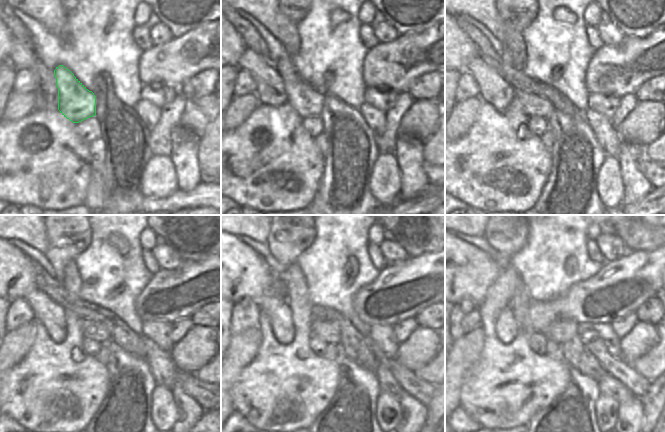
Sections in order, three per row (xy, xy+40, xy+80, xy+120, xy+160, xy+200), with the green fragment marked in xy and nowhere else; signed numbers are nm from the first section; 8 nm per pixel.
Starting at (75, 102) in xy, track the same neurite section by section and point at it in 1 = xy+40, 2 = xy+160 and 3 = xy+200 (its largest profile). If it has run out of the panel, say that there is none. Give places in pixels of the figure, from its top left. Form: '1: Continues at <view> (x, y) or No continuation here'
1: Continues at xy+40 (307, 102)
2: Continues at xy+160 (289, 235)
3: Continues at xy+200 (507, 235)

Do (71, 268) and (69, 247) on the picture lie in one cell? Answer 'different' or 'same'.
different

